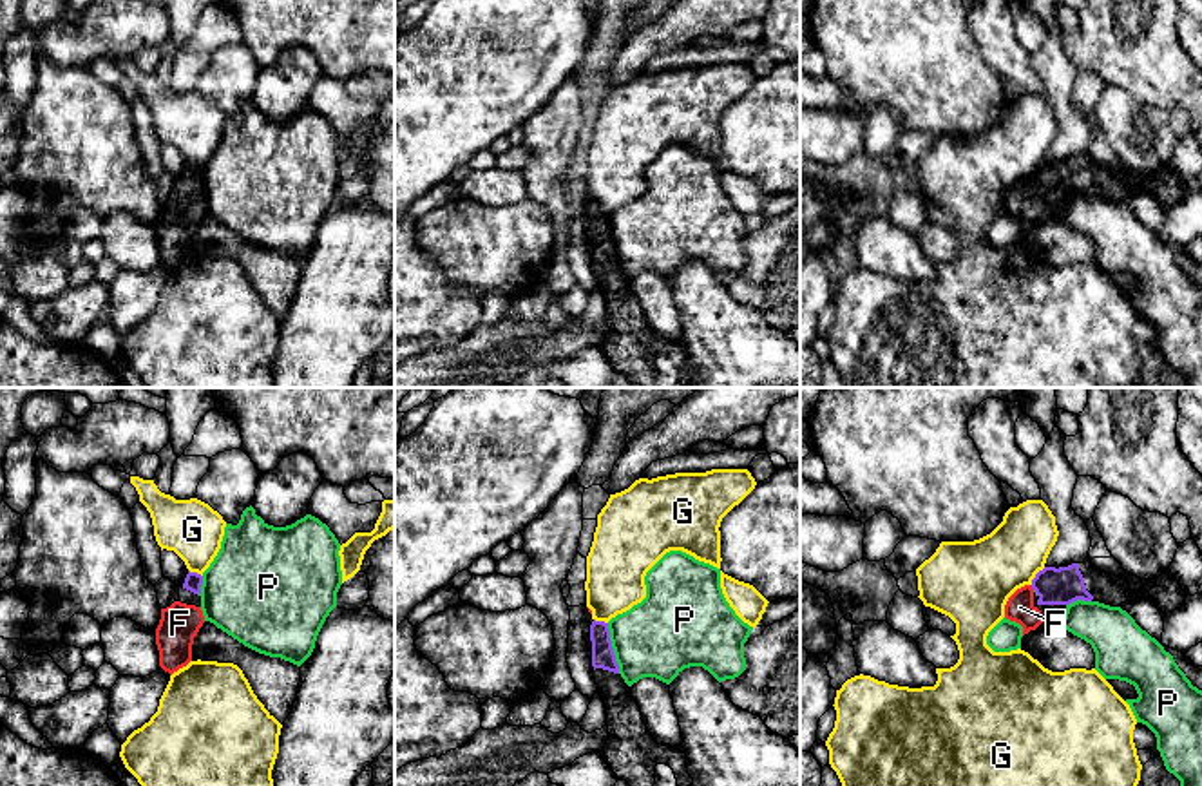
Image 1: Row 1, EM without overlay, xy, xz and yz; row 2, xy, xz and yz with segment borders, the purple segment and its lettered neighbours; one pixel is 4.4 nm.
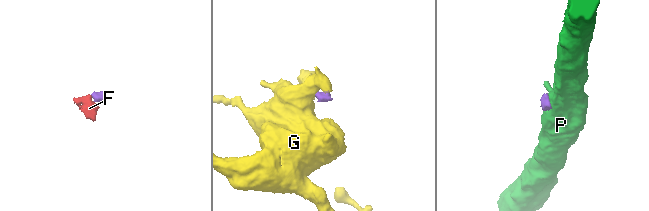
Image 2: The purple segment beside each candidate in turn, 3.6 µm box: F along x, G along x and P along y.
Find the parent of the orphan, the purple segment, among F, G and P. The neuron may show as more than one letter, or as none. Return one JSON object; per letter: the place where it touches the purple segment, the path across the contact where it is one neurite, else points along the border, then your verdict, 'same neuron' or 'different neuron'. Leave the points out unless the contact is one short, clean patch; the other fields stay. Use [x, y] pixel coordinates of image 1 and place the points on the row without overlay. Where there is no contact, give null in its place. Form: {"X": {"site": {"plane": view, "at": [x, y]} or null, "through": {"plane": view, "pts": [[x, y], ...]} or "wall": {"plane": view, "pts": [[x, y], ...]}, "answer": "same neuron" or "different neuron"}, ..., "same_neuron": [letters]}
{"F": {"site": {"plane": "yz", "at": [1032, 182]}, "through": {"plane": "yz", "pts": [[1063, 180], [1032, 182], [1023, 191], [1020, 201]]}, "answer": "same neuron"}, "G": {"site": {"plane": "yz", "at": [1036, 169]}, "wall": {"plane": "yz", "pts": [[1045, 162], [1030, 178]]}, "answer": "different neuron"}, "P": {"site": {"plane": "xz", "at": [612, 243]}, "wall": {"plane": "xz", "pts": [[607, 218], [620, 267]]}, "answer": "different neuron"}, "same_neuron": ["F"]}

